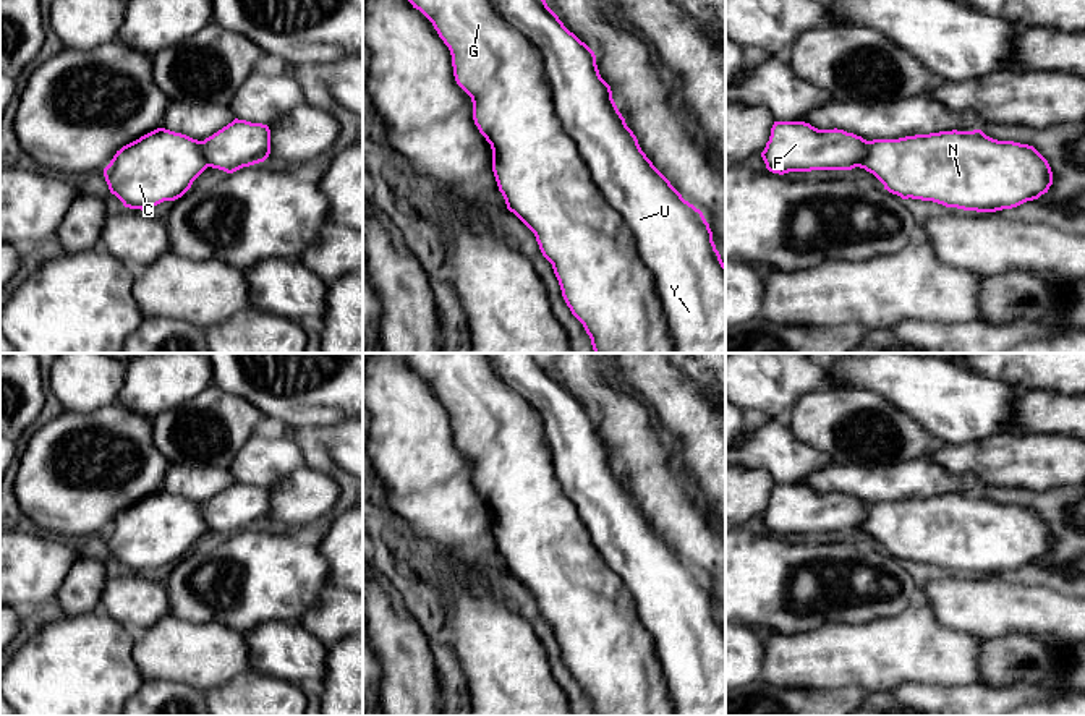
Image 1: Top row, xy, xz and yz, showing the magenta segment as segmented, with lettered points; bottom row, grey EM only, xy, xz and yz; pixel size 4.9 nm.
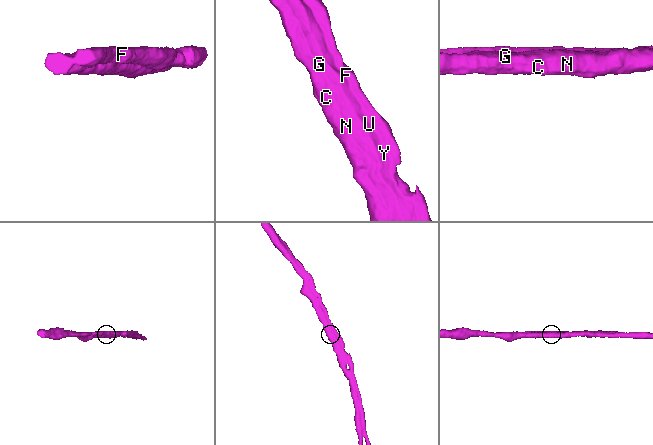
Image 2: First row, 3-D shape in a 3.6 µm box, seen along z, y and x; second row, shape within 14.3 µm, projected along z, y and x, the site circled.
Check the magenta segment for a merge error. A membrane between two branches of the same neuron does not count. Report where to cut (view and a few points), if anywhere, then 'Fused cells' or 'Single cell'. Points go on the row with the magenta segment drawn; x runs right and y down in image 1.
No split. Single cell

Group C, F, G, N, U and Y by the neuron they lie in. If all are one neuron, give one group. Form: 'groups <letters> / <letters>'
groups C F G N U Y

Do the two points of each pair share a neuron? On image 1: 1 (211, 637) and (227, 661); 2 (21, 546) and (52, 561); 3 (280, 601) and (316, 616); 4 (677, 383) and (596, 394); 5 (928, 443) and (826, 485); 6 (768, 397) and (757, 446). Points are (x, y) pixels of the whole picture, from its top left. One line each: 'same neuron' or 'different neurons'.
1: same neuron
2: same neuron
3: different neurons
4: different neurons
5: different neurons
6: different neurons

